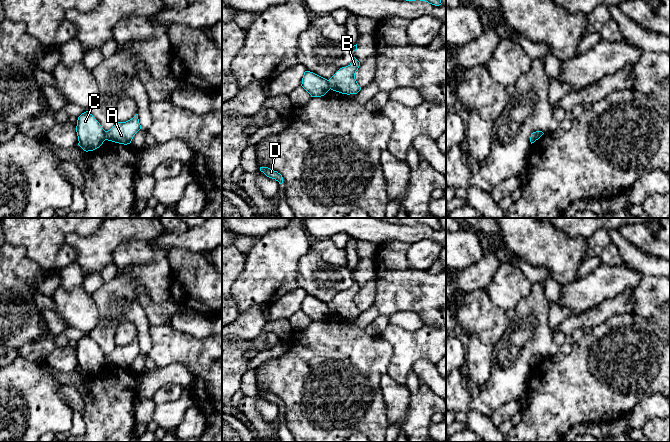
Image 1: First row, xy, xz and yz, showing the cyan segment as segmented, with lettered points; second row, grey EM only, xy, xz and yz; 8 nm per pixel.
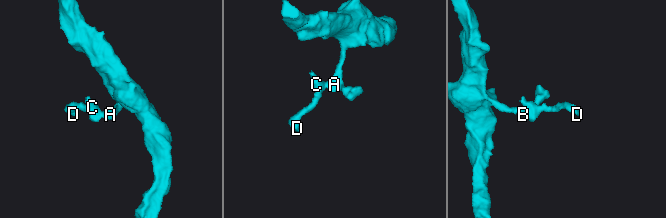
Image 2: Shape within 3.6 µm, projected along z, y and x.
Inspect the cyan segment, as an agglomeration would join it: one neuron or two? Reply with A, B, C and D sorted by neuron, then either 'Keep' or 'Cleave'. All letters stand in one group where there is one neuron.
Groups: A B / C D. Cleave

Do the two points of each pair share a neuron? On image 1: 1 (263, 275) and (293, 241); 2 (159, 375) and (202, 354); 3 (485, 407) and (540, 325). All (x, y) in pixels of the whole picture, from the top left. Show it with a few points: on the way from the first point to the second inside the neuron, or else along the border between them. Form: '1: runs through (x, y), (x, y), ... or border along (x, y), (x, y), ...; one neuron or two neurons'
1: runs through (271, 267), (272, 262), (285, 249); one neuron
2: border along (159, 366), (181, 364), (191, 376), (190, 387); two neurons
3: runs through (501, 387), (509, 378), (511, 355), (520, 345); one neuron

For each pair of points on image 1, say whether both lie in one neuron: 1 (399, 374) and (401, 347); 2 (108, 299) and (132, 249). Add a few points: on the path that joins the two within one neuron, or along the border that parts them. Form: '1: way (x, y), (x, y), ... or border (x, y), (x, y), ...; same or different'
1: way (399, 367), (401, 364), (401, 354); same
2: border (145, 263), (139, 263), (118, 271); different

